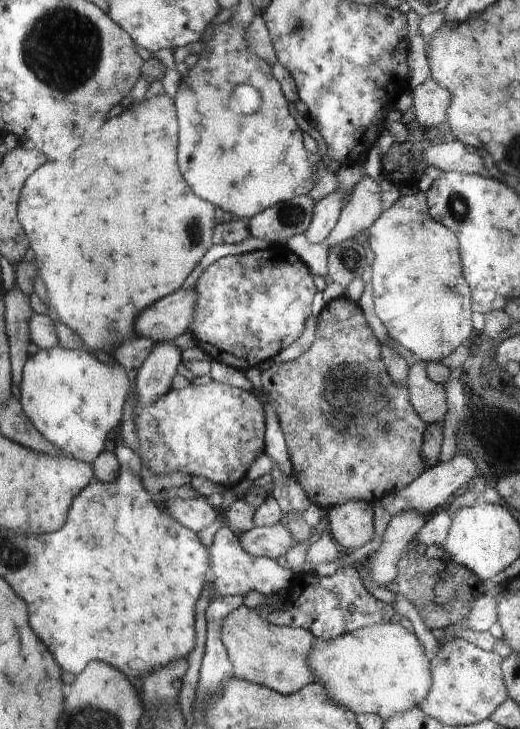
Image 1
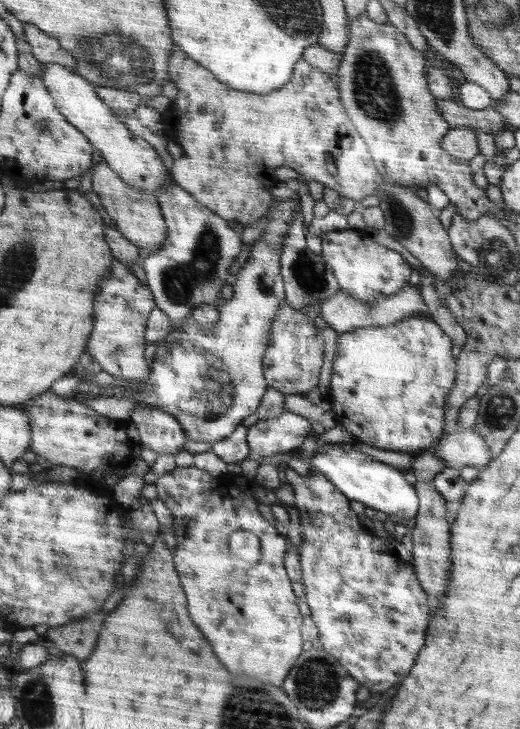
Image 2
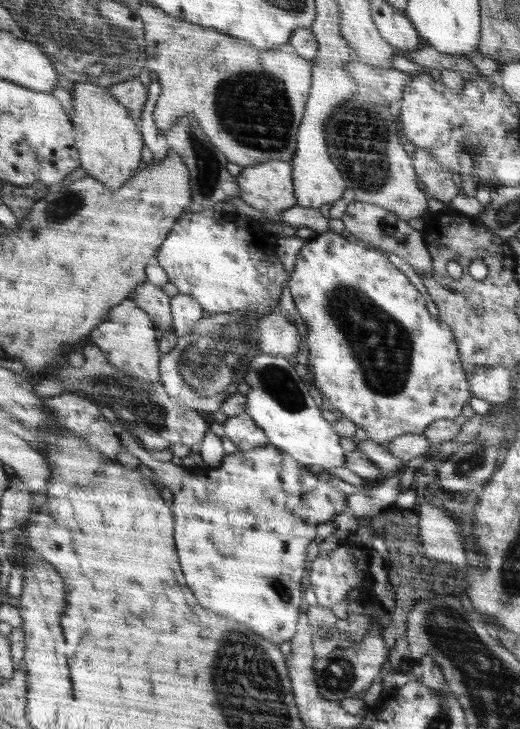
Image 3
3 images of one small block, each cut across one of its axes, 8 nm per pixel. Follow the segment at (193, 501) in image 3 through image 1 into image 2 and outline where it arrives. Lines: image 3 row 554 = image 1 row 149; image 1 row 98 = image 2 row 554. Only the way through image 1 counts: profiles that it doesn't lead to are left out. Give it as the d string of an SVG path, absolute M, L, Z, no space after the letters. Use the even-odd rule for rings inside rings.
M193 466L176 467L168 474L157 477L154 482L157 488L157 498L160 498L166 508L172 513L172 527L176 537L176 568L180 568L180 582L187 600L187 609L190 618L196 618L196 626L208 634L212 646L216 646L216 654L220 654L220 662L232 670L232 674L252 676L263 683L272 683L282 686L286 675L298 661L302 652L302 639L300 626L304 625L305 618L298 612L296 606L294 586L288 580L286 563L286 542L274 530L274 525L268 524L258 508L254 494L246 492L240 502L234 500L230 494L222 494L218 477L208 474L208 471ZM234 531L250 531L259 539L260 562L248 566L246 562L238 560L229 549L229 537Z

